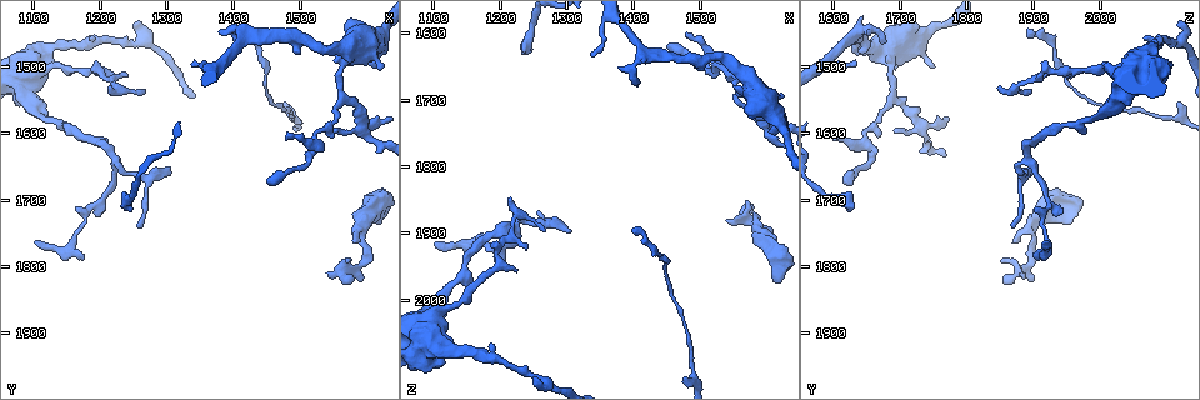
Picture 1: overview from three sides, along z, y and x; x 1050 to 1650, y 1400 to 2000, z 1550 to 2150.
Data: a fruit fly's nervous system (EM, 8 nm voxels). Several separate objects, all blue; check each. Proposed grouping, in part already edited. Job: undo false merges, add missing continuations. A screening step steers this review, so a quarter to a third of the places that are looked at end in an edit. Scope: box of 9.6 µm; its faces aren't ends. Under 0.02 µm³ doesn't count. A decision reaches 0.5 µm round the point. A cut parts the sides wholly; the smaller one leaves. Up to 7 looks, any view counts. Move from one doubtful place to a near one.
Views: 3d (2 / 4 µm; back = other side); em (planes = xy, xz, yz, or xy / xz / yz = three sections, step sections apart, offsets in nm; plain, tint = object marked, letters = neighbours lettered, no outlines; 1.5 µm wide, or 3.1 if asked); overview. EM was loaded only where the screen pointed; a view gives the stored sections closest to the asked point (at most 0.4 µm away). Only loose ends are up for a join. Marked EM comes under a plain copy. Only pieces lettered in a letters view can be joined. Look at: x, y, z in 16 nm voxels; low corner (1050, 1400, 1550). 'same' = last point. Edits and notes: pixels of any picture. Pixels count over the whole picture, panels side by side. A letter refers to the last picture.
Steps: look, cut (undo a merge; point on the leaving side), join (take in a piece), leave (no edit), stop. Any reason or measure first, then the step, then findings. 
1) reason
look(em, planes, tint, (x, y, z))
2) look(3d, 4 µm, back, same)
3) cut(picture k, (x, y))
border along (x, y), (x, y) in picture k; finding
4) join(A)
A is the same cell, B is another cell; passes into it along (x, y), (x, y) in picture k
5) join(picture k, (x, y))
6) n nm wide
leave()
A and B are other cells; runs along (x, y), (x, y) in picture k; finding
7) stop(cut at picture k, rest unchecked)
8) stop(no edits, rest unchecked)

sudden change in width
look(3d, 2 µm, (1145, 1500, 2000))

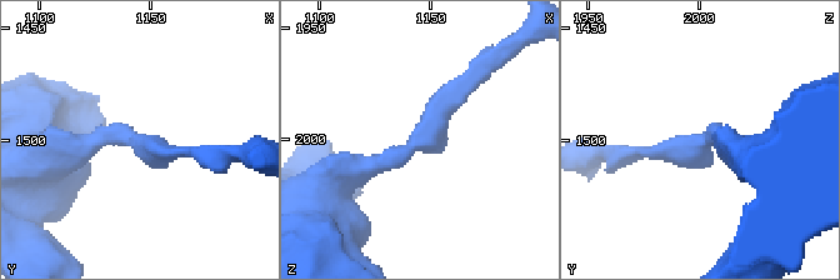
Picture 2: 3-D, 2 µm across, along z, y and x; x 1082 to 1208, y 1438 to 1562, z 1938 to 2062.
look(em, yz, step 8, letters, (1144, 1501, 2001))

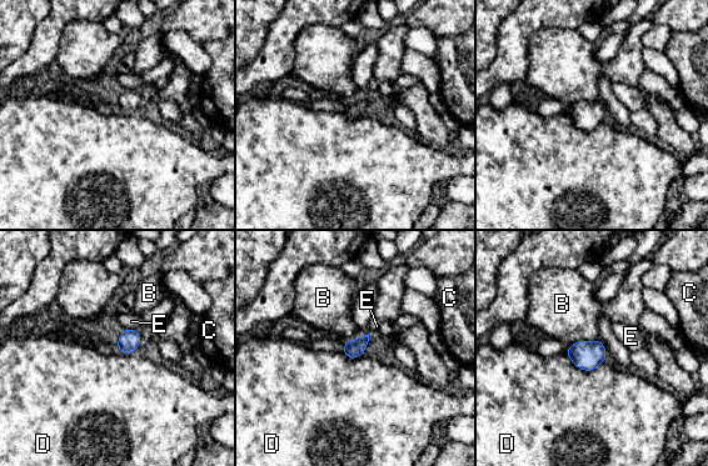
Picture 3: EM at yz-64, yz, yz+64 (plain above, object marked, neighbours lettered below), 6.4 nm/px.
leave()
B, C, D and E are other cells; border along (562, 354), (583, 370), (604, 361) in picture 3; all the same neuron

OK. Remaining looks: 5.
an open end
look(em, planes, letters, (1300, 1650, 1900))

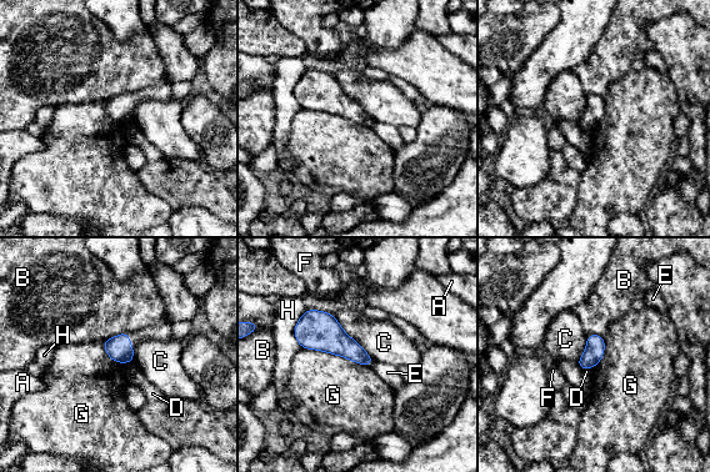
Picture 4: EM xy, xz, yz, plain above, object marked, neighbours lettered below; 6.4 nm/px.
leave()
A, B, C, D, E, F, G and H are other cells; border along (128, 331), (103, 341) in picture 4; none of them fits

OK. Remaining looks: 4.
free end
look(3d, 4 µm, (1615, 1705, 1975))

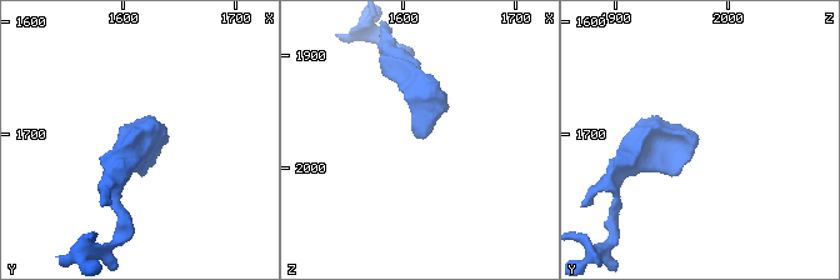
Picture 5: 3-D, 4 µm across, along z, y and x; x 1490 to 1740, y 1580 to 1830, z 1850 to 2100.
look(em, planes, letters, (1616, 1710, 1976))

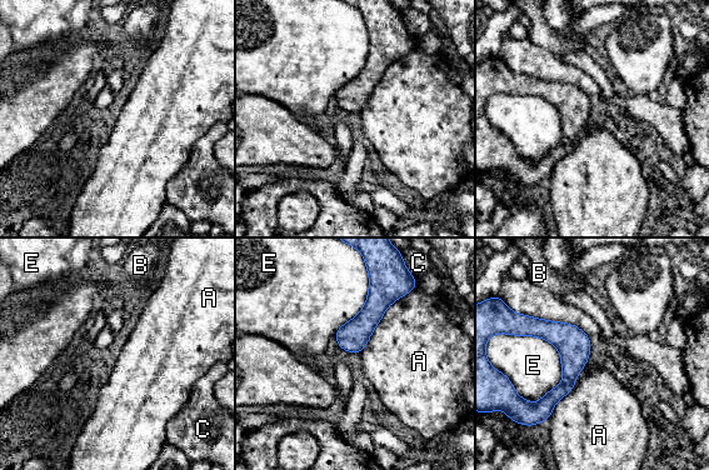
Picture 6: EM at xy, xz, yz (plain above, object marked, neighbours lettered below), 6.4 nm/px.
leave()
A, B, C and E are other cells; none of them fits

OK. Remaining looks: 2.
stop(no edits, rest unchecked)

